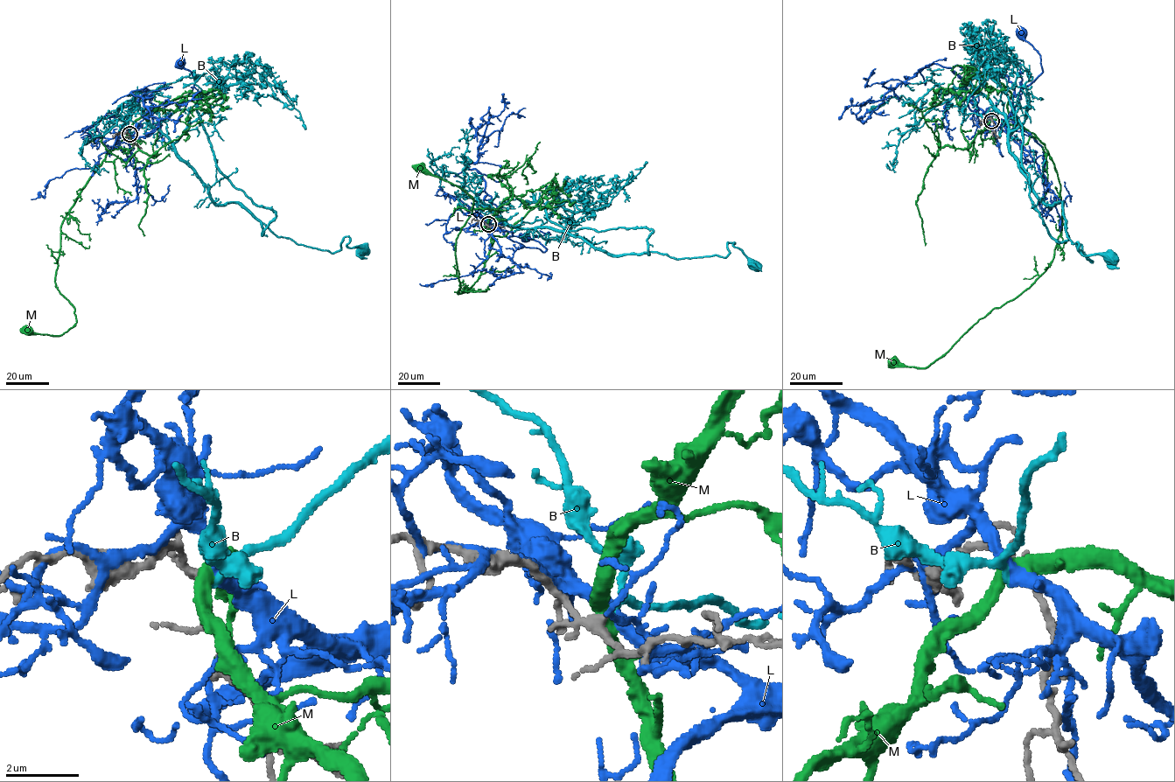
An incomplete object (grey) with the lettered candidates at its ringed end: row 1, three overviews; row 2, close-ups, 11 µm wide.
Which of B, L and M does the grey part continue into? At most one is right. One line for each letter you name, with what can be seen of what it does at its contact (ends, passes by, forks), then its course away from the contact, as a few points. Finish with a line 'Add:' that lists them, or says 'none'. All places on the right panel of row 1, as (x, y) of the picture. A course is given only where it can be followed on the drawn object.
B: it passes by; course (991, 121), (1003, 113), (1031, 191), (1063, 202), (1071, 242), (1091, 261), (1076, 242), (1112, 256)
Add: B

